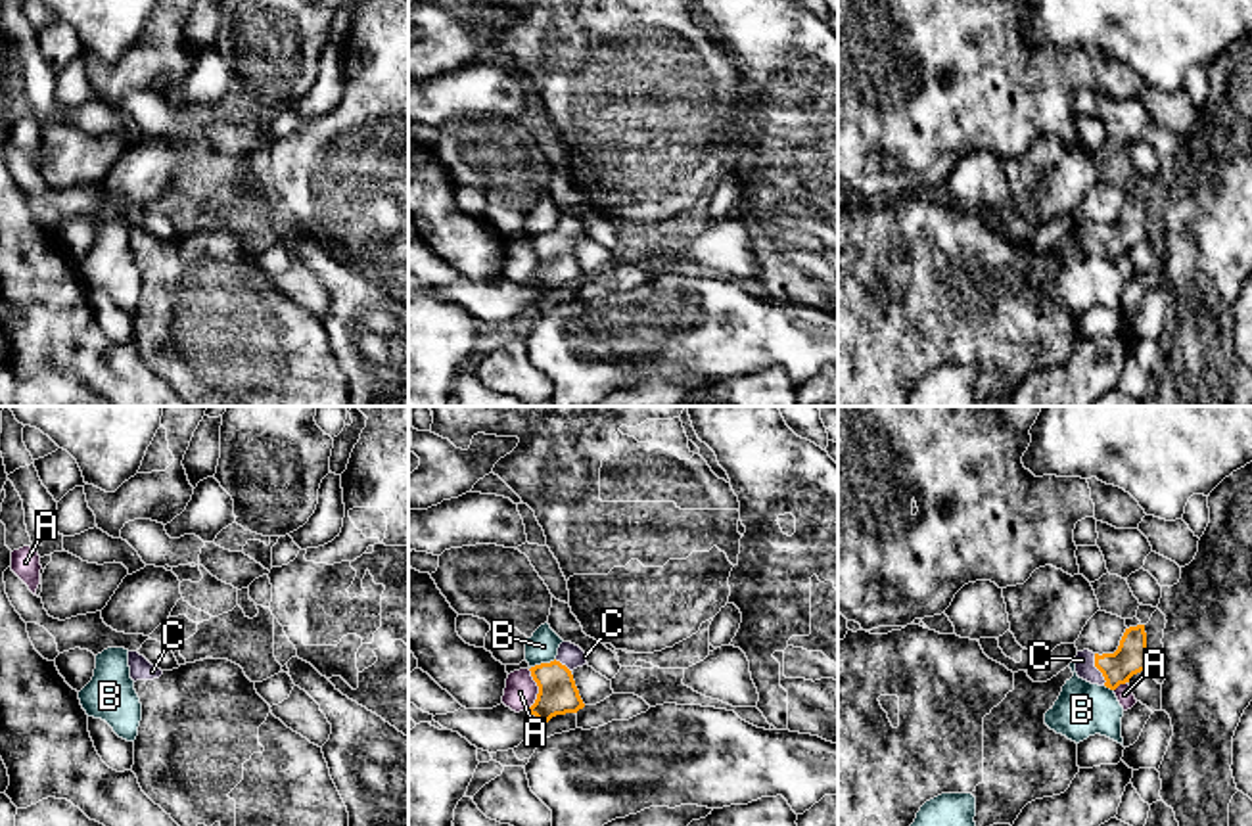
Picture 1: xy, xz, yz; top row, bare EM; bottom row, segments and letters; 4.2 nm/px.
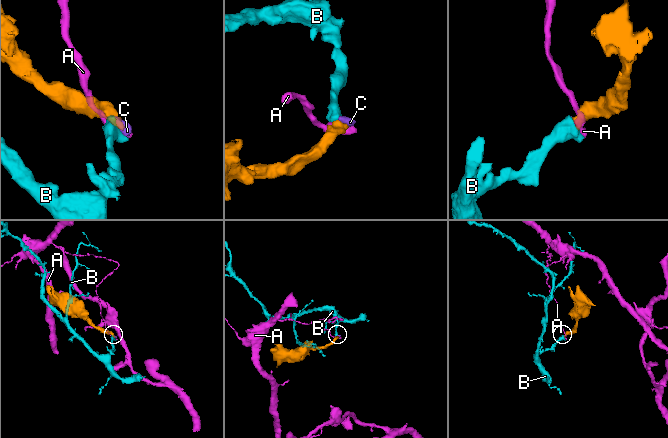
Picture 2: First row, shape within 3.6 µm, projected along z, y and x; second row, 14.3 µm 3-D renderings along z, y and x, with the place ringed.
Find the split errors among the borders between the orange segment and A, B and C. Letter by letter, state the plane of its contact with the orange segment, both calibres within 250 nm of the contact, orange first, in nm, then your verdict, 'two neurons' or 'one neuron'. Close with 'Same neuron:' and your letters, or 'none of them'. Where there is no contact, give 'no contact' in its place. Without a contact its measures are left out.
A: xz | 160/140 nm | two neurons
B: xz | 160/130 nm | two neurons
C: yz | 140/90 nm | one neuron
Same neuron: C

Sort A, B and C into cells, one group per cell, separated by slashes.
A / B / C

